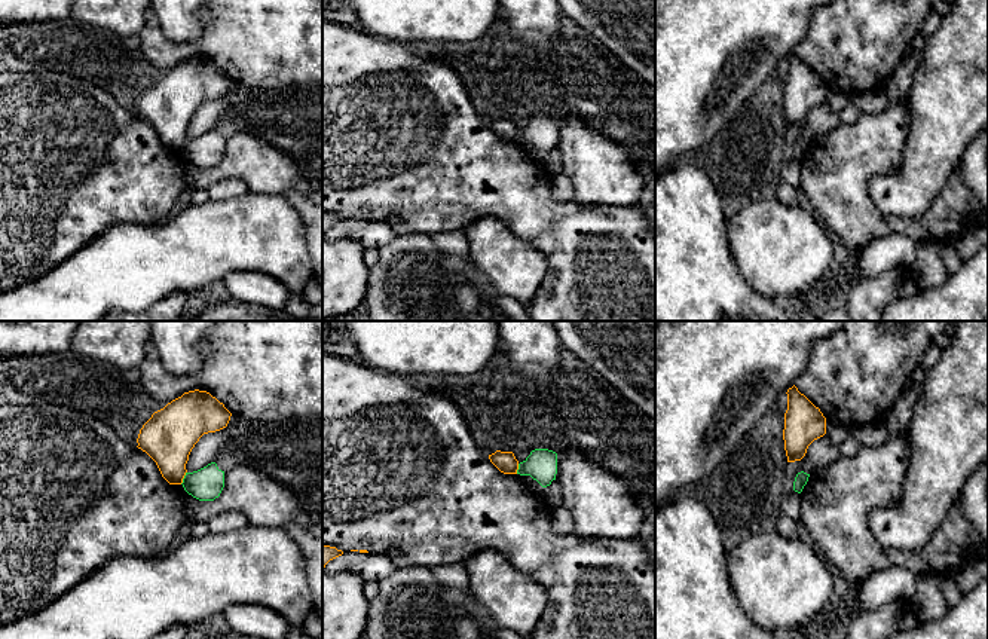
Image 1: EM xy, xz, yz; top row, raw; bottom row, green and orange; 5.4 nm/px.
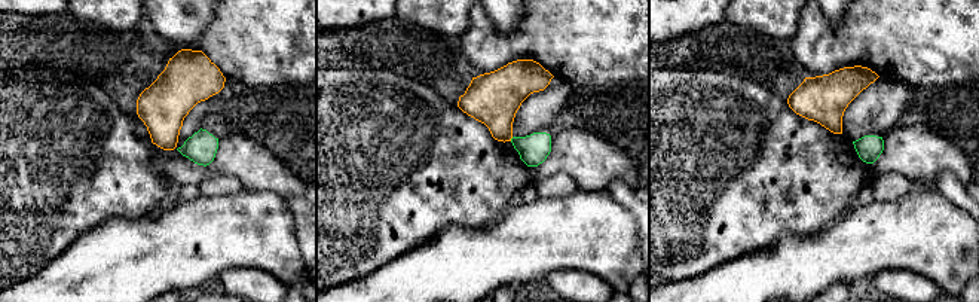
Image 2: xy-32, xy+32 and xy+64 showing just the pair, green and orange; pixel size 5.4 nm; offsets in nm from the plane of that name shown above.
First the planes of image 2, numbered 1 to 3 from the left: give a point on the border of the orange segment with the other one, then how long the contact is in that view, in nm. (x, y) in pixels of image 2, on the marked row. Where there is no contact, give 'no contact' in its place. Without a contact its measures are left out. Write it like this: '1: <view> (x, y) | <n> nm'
1: no contact
2: xy+32 (511, 139) | 30 nm
3: no contact

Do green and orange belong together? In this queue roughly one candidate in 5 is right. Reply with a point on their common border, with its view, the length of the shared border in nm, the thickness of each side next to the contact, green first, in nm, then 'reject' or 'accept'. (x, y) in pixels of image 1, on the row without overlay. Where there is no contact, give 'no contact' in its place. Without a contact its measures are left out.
meets green in xy at (184, 144); contact 80 nm long; 180 nm thick on the green side, 280 nm on the other; reject

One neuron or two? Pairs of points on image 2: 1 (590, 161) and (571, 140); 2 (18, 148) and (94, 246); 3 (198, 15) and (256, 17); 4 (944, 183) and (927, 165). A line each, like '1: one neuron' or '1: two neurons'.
1: one neuron
2: two neurons
3: two neurons
4: two neurons

